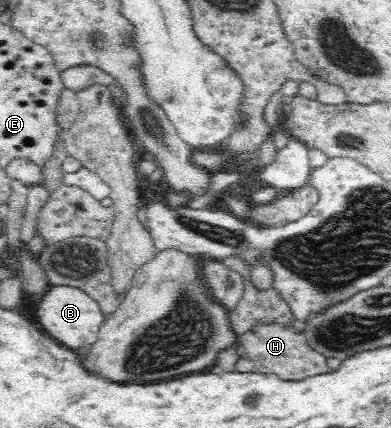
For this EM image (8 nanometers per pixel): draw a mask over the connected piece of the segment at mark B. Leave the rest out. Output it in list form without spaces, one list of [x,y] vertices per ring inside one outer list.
[[[50,285],[35,306],[35,318],[41,328],[55,342],[69,347],[85,348],[96,341],[99,326],[104,319],[100,305],[97,304],[85,291],[71,285]]]

